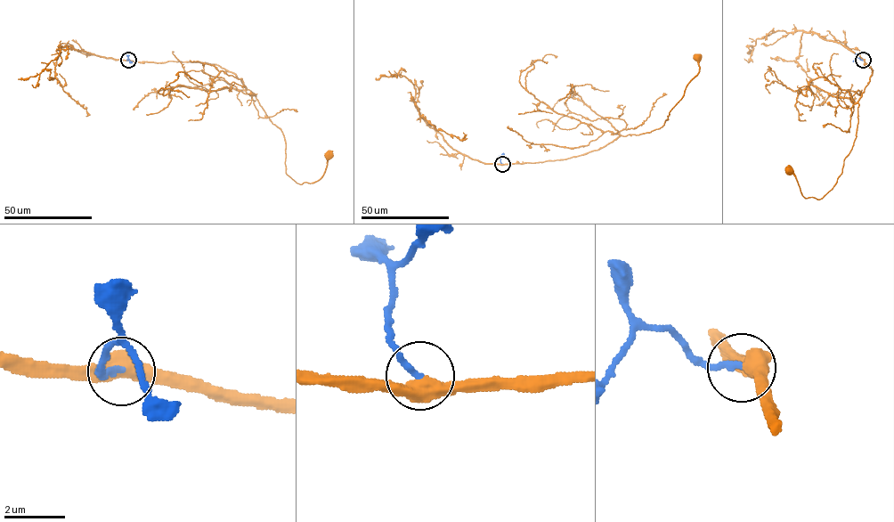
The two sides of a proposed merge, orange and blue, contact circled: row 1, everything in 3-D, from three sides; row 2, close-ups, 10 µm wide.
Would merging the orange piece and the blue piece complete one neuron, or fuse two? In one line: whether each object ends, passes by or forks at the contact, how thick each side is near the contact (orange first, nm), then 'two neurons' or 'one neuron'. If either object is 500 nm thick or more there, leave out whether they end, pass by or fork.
600/220 nm | one neuron

